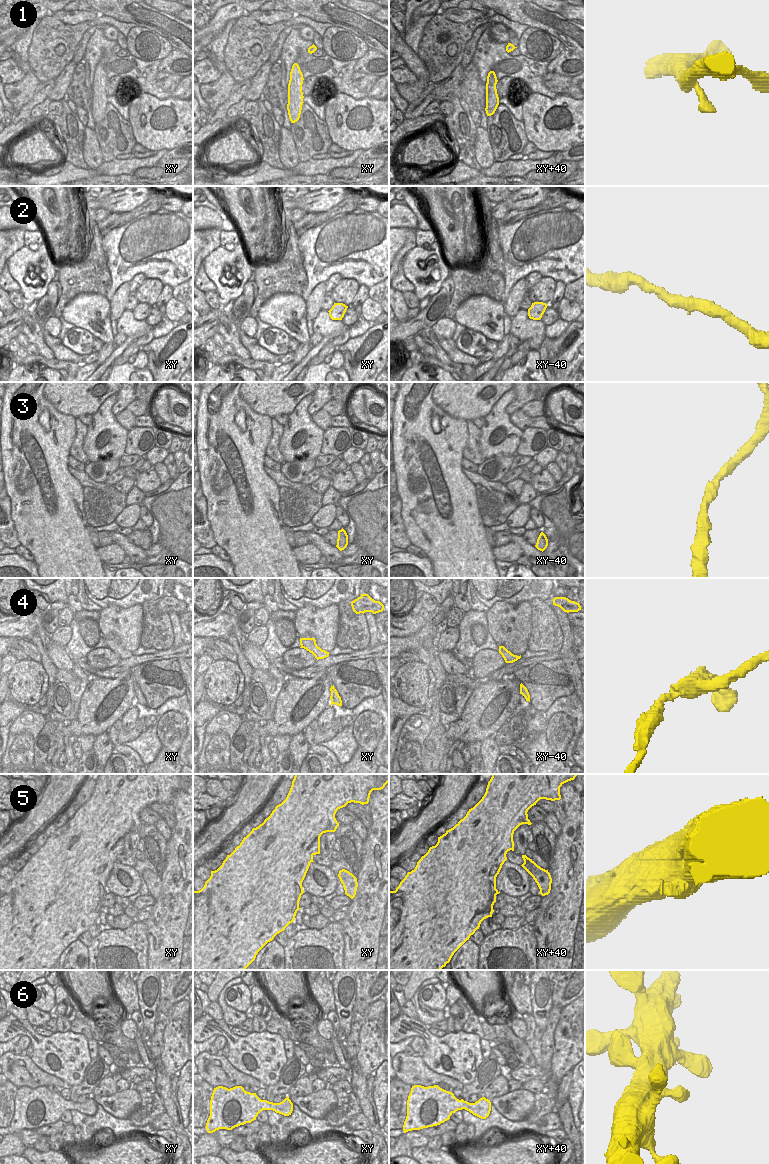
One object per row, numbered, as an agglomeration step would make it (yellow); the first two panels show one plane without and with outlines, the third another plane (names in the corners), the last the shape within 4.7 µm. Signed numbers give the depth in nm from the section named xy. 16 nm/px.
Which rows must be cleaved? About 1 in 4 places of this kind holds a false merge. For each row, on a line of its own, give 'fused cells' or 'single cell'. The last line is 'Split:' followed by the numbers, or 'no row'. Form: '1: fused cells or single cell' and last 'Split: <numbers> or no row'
1: single cell
2: single cell
3: single cell
4: single cell
5: fused cells
6: single cell
Split: 5

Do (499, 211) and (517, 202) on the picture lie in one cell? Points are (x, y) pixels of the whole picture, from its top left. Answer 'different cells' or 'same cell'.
different cells

